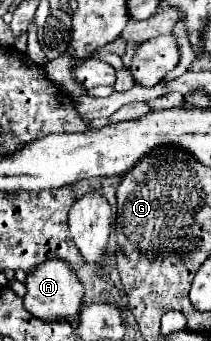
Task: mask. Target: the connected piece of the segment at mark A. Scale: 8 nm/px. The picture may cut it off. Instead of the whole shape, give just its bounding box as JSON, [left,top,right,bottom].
[23,258,83,322]

